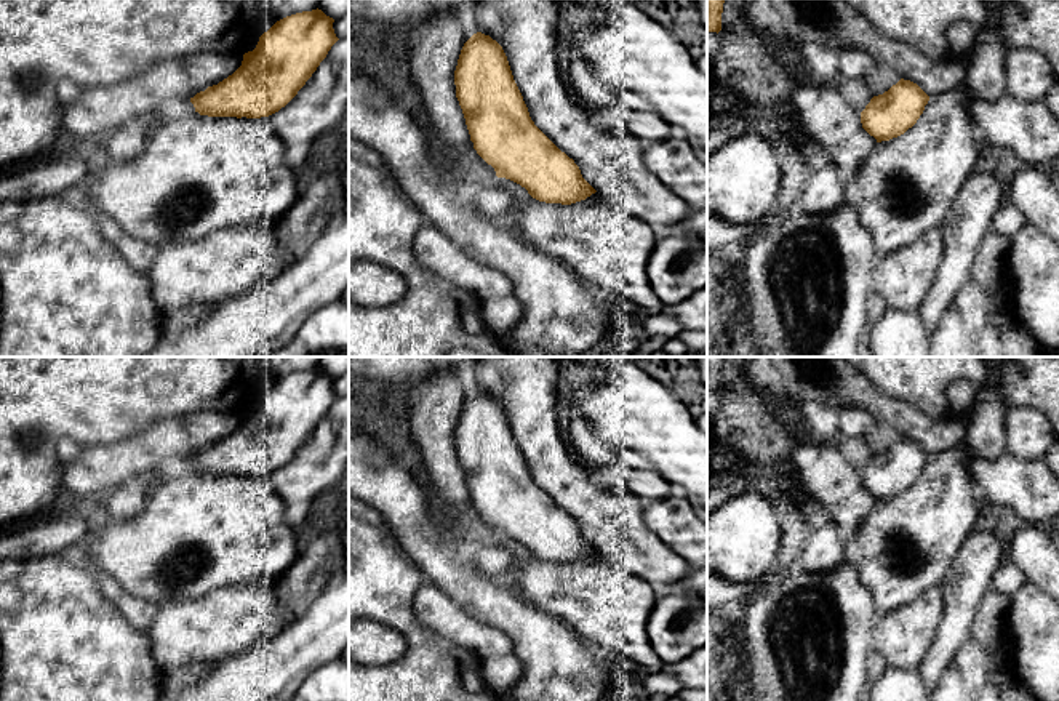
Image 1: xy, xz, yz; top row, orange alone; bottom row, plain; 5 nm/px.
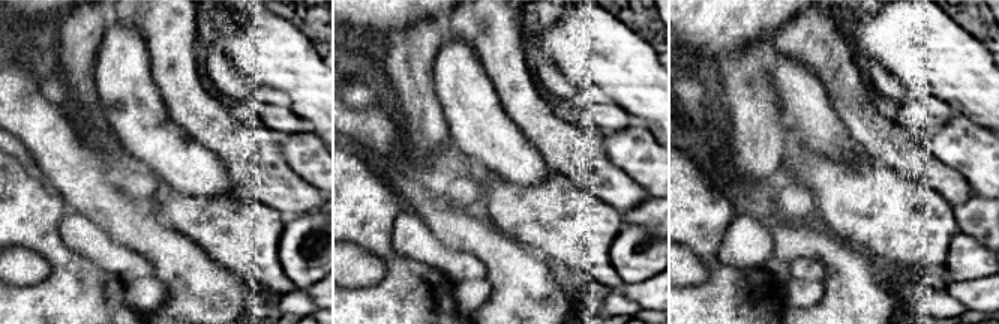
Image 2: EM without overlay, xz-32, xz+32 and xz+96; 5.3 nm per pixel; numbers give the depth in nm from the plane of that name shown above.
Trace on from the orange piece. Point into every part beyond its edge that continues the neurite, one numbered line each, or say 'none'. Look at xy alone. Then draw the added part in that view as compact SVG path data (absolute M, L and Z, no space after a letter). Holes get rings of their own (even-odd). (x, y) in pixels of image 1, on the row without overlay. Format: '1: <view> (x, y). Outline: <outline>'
1: xy (197, 533). Outline: M194 469L157 485L139 515L88 531L70 554L90 570L118 581L131 595L158 607L174 600L200 599L227 586L264 584L280 578L299 555L290 517L267 475L208 475Z

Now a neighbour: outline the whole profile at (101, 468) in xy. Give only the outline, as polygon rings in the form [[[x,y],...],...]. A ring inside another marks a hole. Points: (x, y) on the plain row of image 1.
[[[208,410],[179,418],[160,419],[133,437],[115,443],[85,447],[67,463],[61,464],[64,498],[78,501],[90,493],[112,491],[133,477],[150,475],[162,469],[166,459],[190,458],[208,445],[218,443],[232,434],[243,419],[240,411]]]

